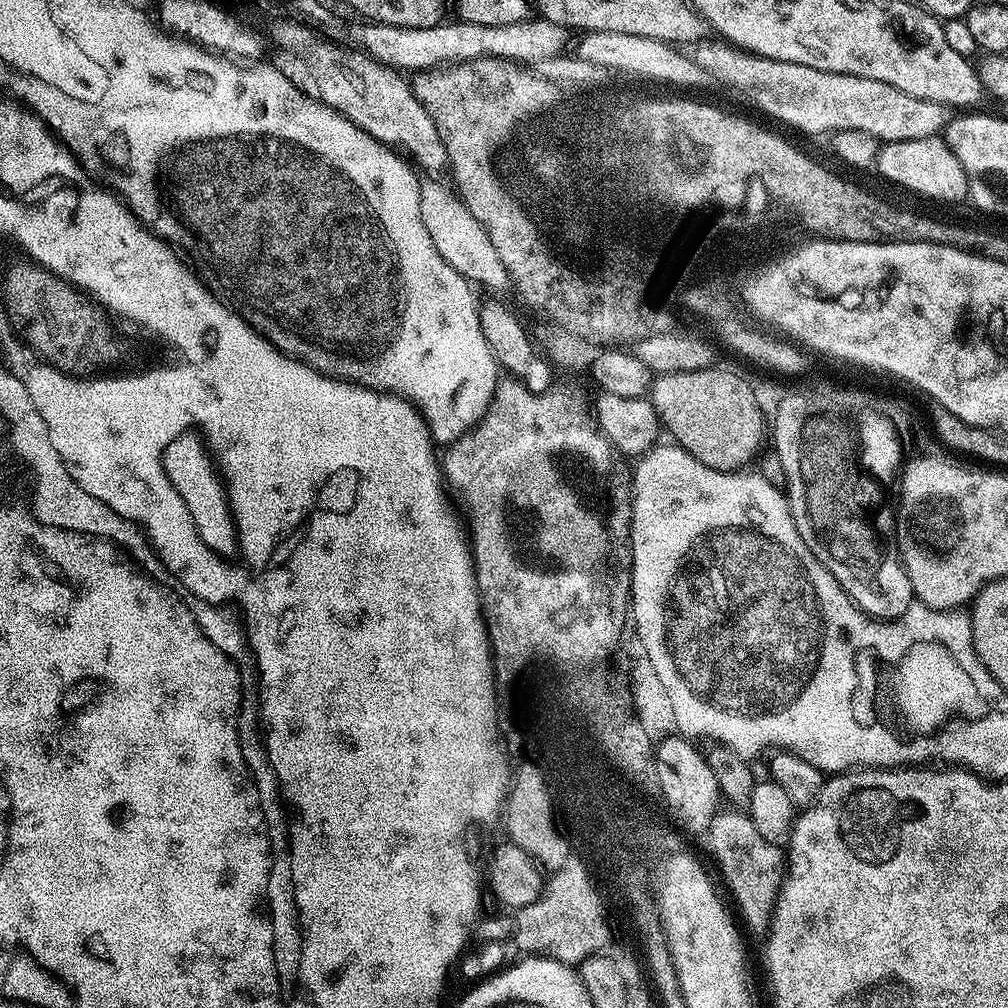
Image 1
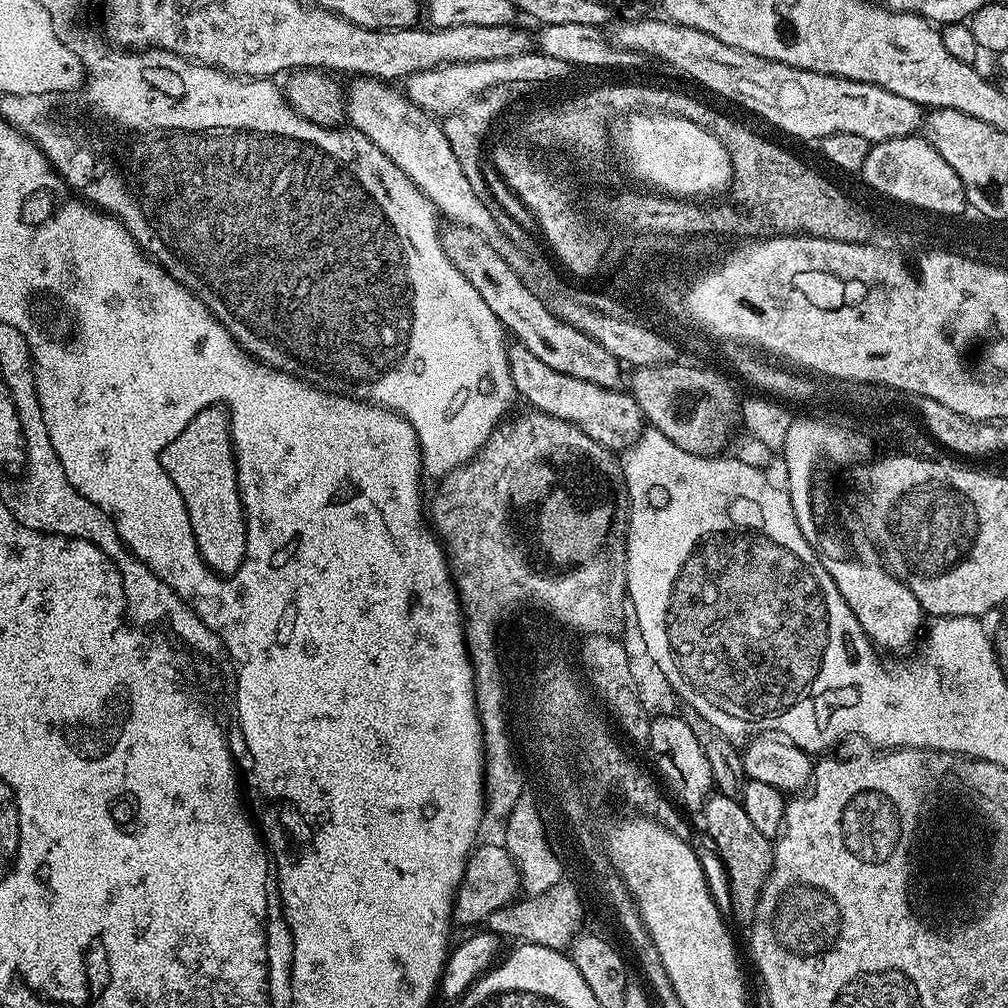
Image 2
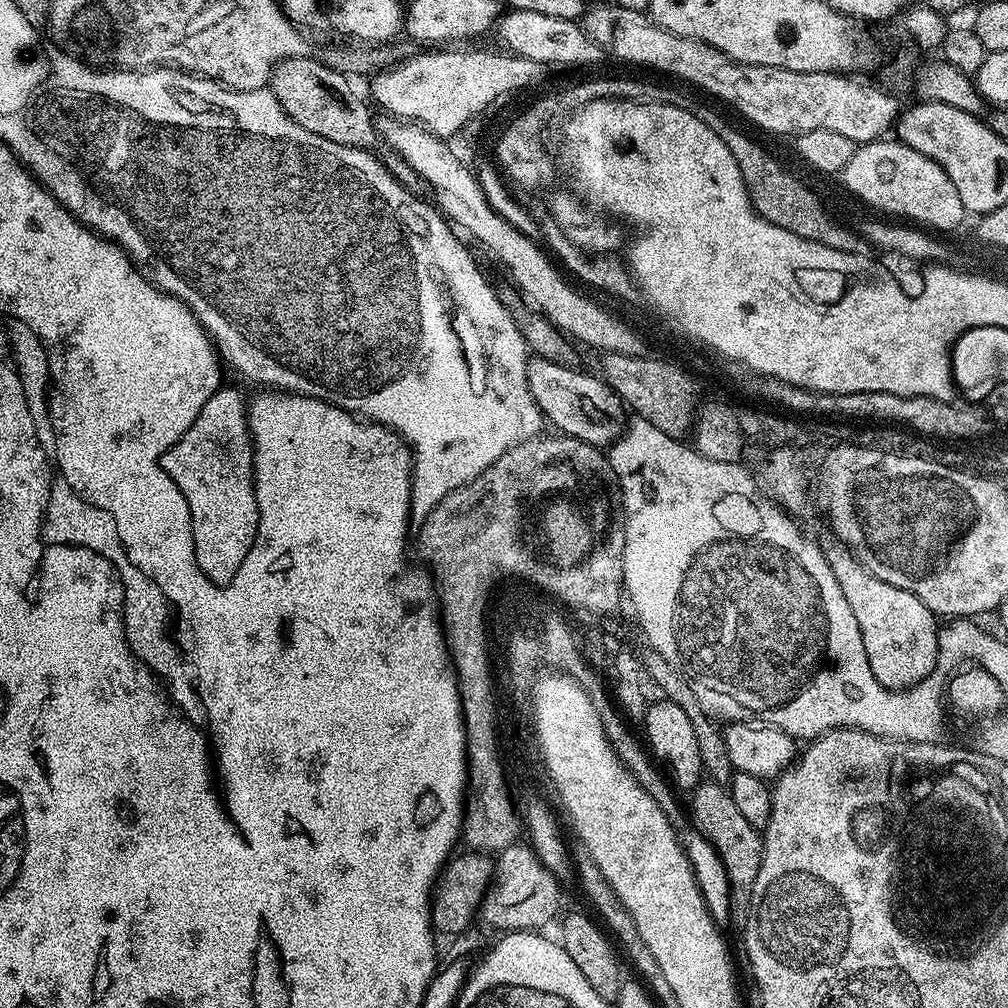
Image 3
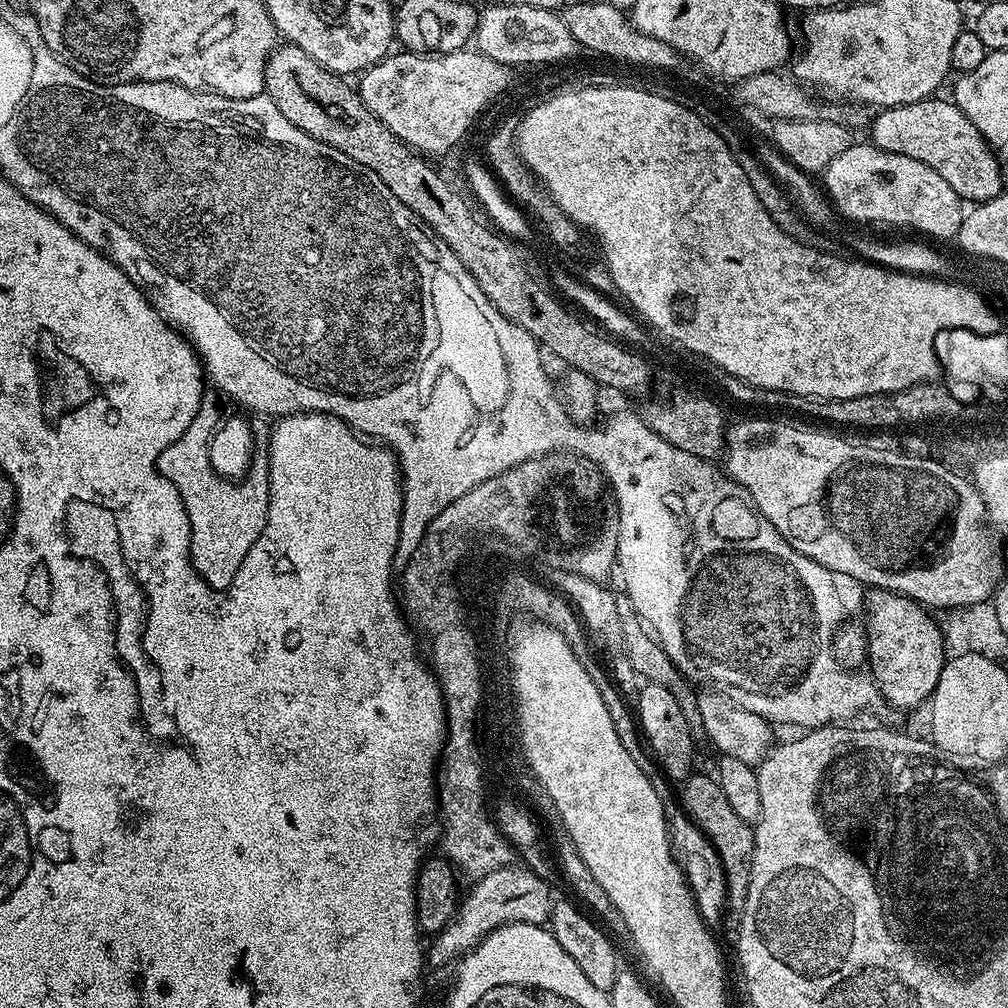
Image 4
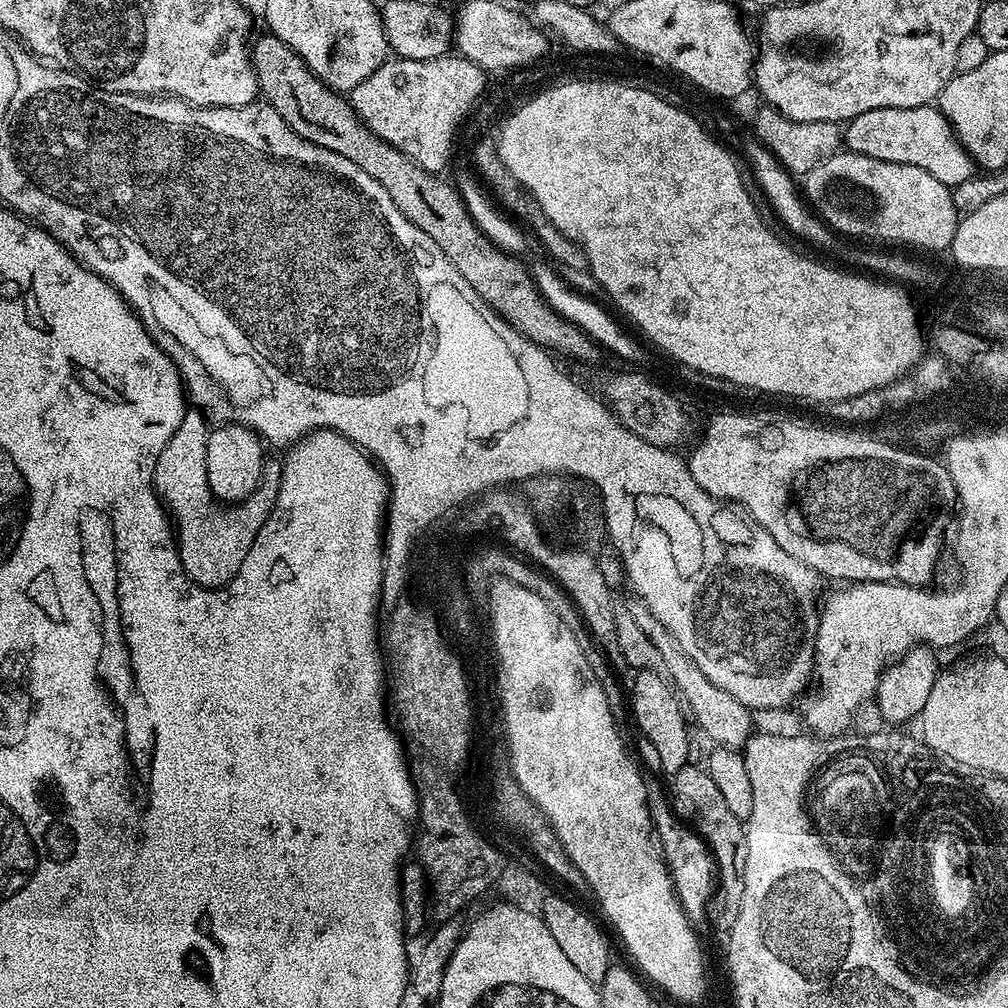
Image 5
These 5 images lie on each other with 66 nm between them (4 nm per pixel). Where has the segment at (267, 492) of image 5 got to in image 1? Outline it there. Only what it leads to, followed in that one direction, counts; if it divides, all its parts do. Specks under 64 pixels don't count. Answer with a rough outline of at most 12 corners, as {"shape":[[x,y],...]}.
{"shape":[[189,430],[163,469],[206,546],[225,558],[239,533],[205,441]]}

